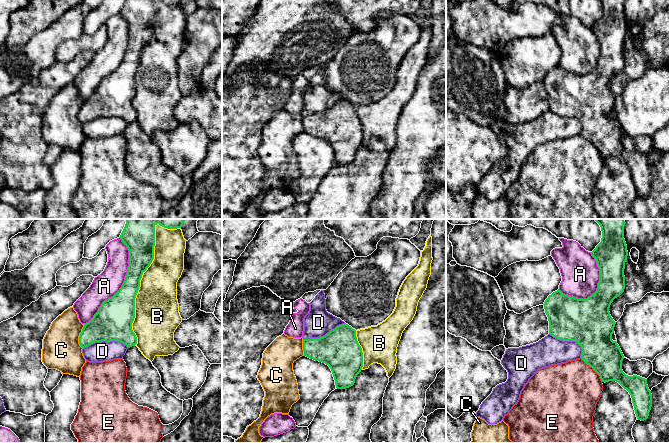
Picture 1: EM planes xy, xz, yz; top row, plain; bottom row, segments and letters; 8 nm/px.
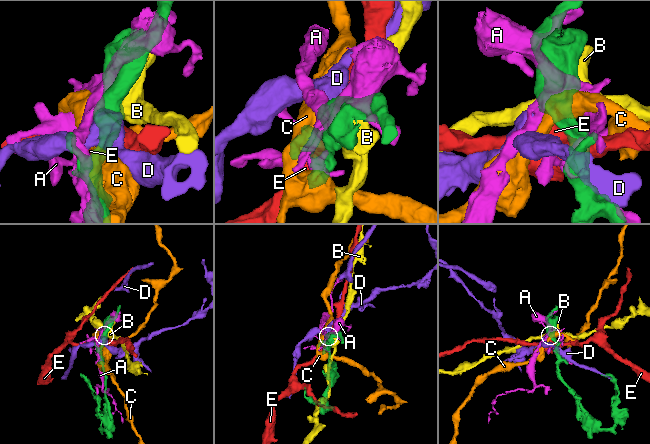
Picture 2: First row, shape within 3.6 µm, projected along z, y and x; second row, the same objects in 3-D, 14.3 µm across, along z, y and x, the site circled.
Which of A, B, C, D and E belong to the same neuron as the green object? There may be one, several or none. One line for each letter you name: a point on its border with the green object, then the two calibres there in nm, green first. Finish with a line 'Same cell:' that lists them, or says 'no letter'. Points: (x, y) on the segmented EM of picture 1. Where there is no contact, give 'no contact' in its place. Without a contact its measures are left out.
Same cell: no letter

